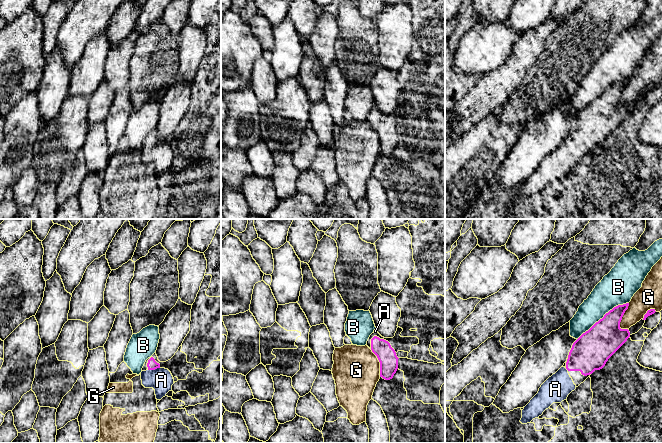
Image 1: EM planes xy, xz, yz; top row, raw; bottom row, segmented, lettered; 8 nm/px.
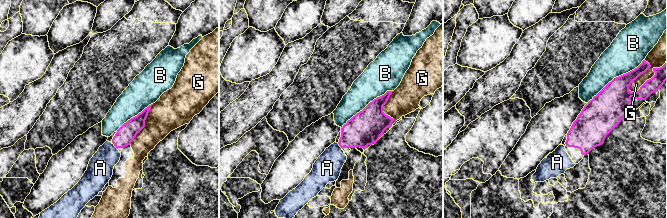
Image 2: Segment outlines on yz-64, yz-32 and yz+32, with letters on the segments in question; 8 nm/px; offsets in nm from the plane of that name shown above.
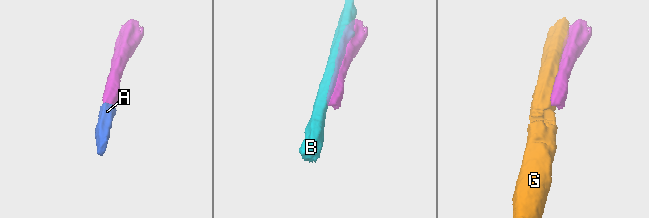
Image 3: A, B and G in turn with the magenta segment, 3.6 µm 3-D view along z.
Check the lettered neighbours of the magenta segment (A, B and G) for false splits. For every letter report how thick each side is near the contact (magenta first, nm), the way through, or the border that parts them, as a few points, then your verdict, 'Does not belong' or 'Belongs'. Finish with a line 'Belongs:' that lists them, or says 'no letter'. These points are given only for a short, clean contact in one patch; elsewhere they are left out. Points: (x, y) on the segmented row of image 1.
A: Thickness 80 nm (magenta) against 190 nm. Path across: xy (152, 364), (153, 369), (161, 380). Belongs
B: Thickness 280 nm (magenta) against 260 nm. Does not belong
G: Thickness 280 nm (magenta) against 190 nm. Does not belong
Belongs: A

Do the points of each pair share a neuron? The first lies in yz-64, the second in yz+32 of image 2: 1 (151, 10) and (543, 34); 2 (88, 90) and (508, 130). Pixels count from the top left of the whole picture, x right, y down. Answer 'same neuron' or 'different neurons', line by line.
1: different neurons
2: different neurons

